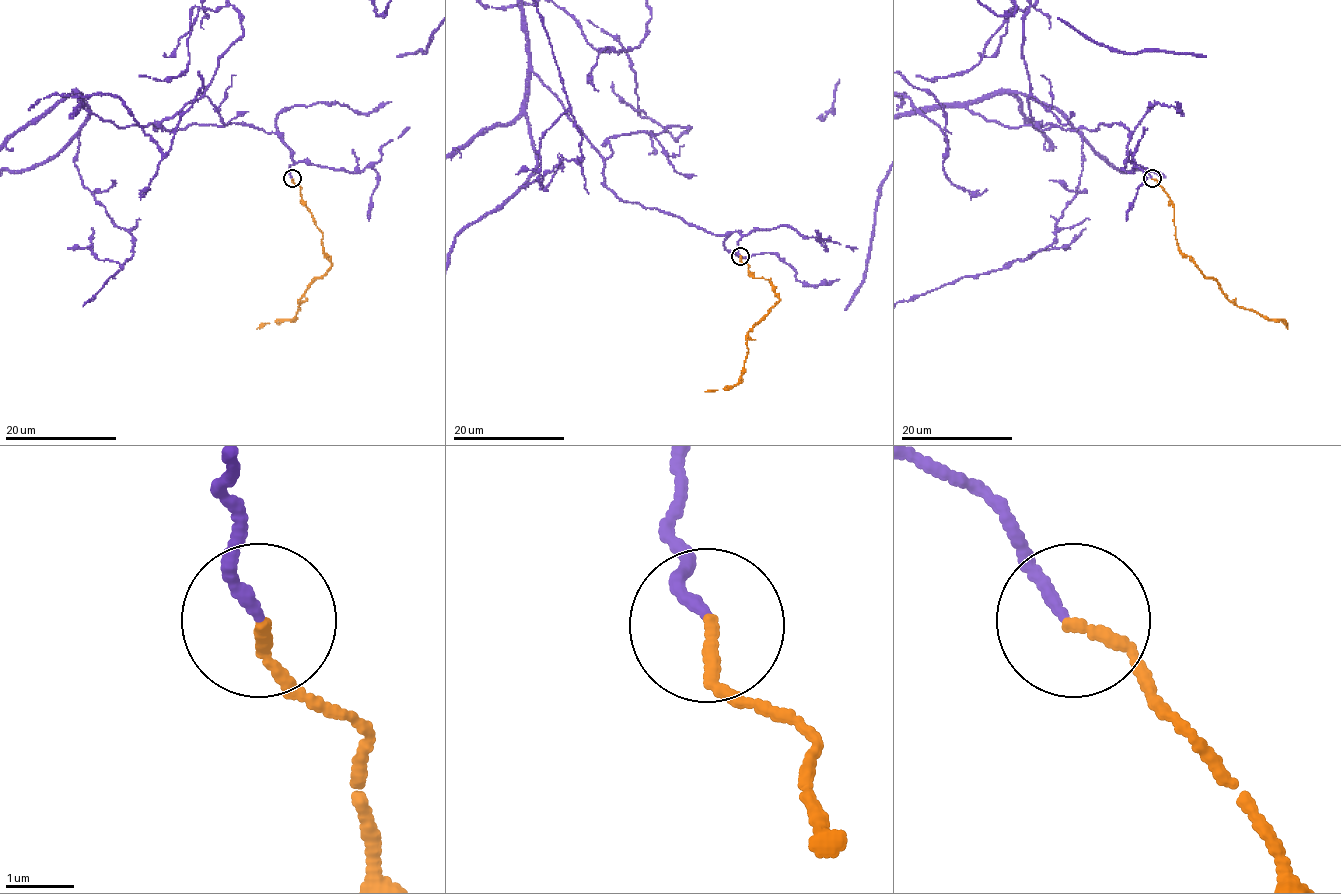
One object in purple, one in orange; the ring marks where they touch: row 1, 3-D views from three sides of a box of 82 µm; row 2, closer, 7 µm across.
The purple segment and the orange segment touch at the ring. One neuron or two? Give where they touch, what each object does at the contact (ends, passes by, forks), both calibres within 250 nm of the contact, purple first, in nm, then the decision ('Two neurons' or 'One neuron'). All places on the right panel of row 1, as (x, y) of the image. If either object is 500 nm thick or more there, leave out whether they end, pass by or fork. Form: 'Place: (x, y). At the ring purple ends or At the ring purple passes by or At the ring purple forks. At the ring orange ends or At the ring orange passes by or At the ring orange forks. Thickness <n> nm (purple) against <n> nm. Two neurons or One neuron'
Place: (1152, 178). At the ring purple ends. At the ring orange ends. Thickness 160 nm (purple) against 180 nm. One neuron

